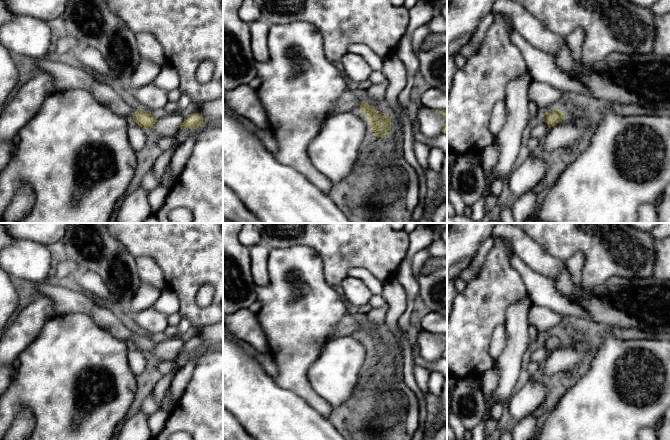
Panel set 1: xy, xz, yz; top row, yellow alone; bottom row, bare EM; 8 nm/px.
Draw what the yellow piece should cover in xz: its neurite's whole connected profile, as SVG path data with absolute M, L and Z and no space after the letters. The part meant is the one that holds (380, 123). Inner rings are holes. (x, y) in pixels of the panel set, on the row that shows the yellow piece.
M354 88L344 92L339 97L334 113L337 115L359 110L367 116L374 136L382 137L391 130L391 116L379 112L375 107L365 102L362 95Z

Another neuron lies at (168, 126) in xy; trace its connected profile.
M176 112L157 119L151 130L159 138L175 137L185 117Z

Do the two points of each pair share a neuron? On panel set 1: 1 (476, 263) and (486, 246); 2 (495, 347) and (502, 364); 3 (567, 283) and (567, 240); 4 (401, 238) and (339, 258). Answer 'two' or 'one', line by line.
1: one
2: two
3: two
4: one

